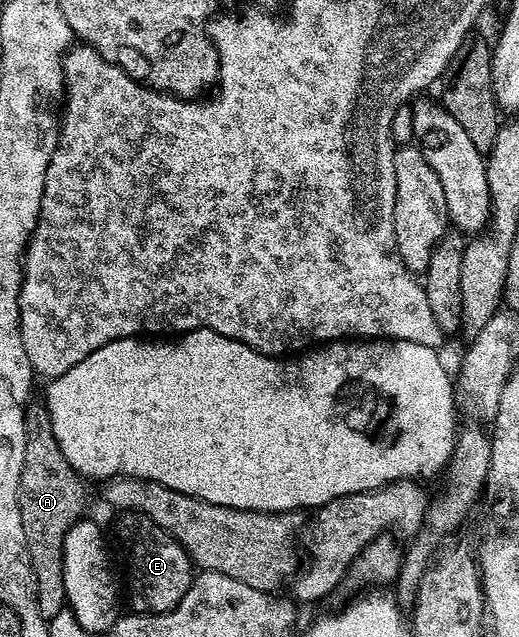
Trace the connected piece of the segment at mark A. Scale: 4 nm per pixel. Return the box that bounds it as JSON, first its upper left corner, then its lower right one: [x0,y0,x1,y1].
[20,403,87,619]

